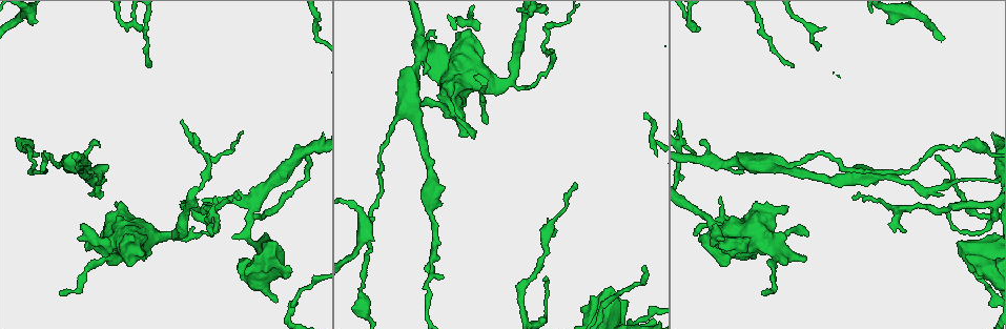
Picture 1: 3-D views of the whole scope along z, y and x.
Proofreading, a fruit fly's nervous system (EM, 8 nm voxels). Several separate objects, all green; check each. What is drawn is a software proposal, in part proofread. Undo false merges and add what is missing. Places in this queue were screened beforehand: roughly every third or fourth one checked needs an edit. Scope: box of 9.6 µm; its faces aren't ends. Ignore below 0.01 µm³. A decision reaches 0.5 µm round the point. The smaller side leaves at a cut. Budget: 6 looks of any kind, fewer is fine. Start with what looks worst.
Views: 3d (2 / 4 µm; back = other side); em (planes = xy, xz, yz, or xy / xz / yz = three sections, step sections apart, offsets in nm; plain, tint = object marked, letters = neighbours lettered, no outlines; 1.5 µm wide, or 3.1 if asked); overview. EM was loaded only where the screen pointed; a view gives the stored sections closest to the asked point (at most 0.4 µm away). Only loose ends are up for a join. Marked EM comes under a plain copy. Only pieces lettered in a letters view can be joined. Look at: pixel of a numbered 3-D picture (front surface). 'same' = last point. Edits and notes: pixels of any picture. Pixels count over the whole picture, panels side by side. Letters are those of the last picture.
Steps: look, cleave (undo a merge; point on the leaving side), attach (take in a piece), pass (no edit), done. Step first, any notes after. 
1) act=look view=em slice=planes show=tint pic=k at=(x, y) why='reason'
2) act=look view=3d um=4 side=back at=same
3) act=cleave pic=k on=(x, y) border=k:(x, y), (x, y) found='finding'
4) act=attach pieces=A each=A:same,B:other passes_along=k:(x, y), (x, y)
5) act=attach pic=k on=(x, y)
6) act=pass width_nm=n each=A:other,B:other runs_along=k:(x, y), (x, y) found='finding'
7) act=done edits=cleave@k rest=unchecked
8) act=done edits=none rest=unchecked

act=look view=em slice=yz step=4 show=letters pic=1 at=(786, 205) why='an open end'

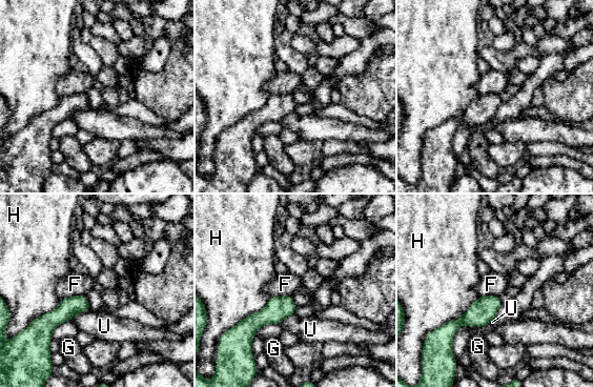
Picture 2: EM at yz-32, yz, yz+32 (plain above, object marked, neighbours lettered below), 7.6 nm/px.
act=pass width_nm=140 longest_contact=H:440nm each=F:other,G:other,H:other,U:other found='no lettered piece goes on from it'

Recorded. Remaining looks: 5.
act=look view=em slice=planes show=letters pic=1 at=(698, 28) why='free end'

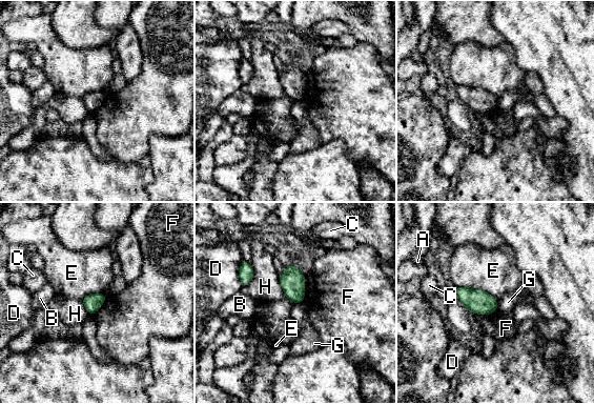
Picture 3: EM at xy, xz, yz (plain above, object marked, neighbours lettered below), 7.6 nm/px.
act=pass longest_contact=E:320nm each=A:other,B:other,C:other,D:other,E:other,F:other,G:other,H:other border=3:(456, 285), (482, 288), (495, 299) found='no lettered piece goes on from it'

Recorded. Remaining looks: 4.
act=look view=3d um=2 side=back pic=1 at=(174, 237) why='sharp bend'

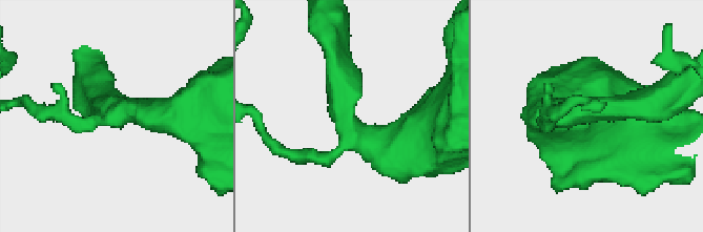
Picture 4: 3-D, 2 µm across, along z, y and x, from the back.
act=look view=em slice=planes show=letters pic=4 at=(354, 135) arms=3 why='shape alone is not enough'

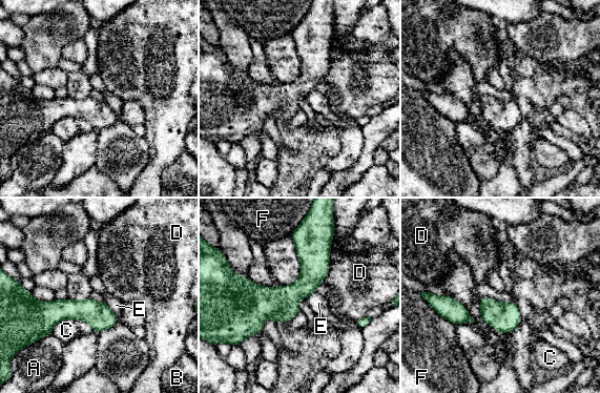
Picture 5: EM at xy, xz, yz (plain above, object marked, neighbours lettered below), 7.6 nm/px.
act=pass longest_contact=D:460nm each=A:other,B:other,C:other,D:other,E:other,F:other border=5:(104, 301), (118, 319) found='continuous, no second neuron'

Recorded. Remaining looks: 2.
act=done edits=none rest=unchecked

